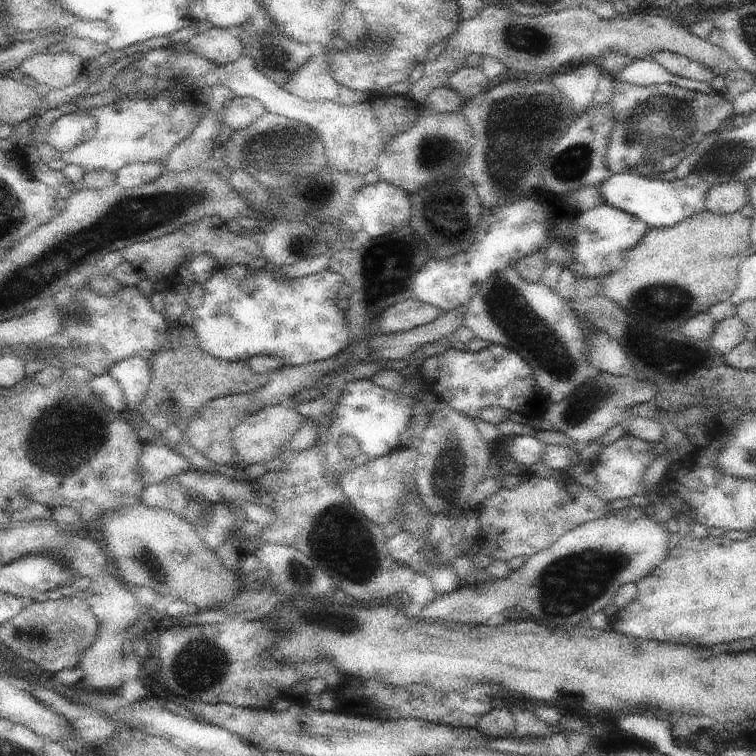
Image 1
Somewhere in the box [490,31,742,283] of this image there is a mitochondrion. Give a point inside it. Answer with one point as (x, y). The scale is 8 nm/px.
(658, 128)

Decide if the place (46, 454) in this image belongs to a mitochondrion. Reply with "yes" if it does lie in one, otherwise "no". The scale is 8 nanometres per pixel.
yes

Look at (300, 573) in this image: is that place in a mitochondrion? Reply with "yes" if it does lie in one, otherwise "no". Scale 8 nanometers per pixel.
yes

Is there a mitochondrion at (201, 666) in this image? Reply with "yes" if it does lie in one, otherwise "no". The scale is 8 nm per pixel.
yes

